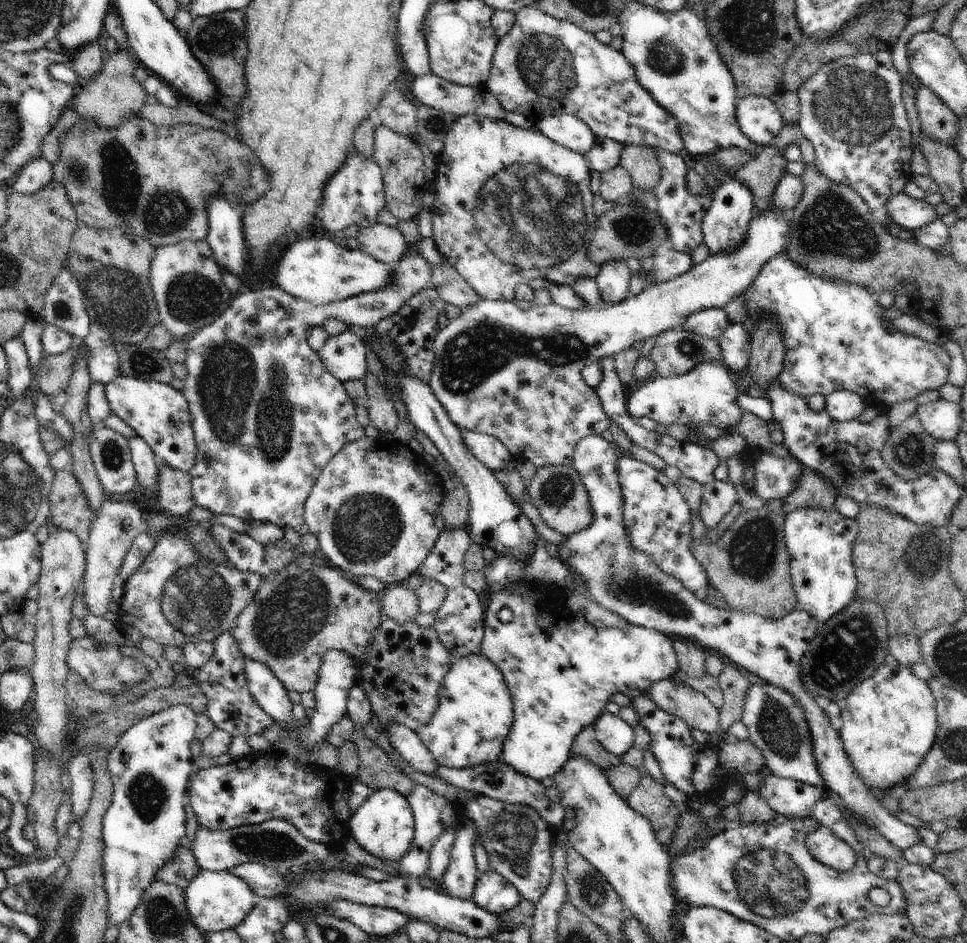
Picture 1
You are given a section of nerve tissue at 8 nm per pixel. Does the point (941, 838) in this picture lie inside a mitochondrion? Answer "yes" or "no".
no

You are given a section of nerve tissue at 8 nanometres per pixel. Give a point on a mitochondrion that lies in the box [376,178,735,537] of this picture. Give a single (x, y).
(469, 358)

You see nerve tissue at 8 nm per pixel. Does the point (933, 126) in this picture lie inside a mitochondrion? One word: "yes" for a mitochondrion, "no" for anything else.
no

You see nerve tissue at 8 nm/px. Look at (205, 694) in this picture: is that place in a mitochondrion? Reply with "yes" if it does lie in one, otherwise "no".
no

